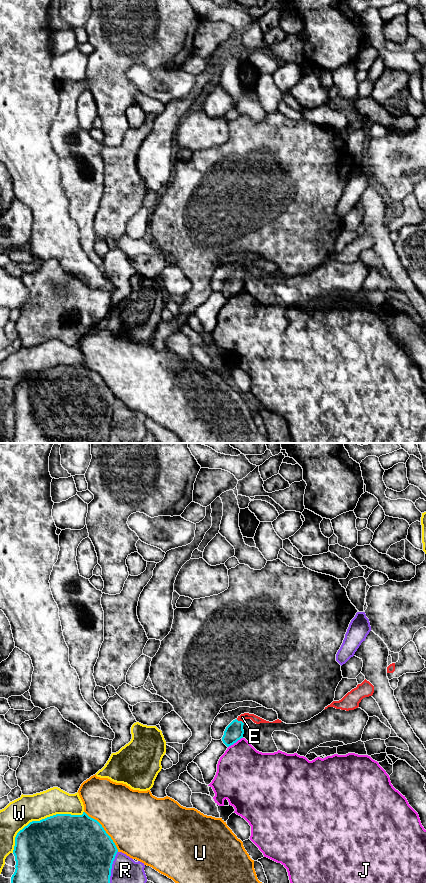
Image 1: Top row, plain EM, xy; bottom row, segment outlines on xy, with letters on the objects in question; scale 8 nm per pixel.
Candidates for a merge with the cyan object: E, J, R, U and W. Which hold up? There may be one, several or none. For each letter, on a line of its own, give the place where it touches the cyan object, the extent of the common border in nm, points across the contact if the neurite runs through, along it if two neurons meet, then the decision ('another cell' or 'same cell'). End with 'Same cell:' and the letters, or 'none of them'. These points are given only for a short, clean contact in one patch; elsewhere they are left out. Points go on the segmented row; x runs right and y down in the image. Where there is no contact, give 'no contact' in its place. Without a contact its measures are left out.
E: contact xy (240, 721); length 70 nm; way xy (234, 731), (240, 721), (242, 717); same cell
J: contact xy (235, 742); length 150 nm; another cell
R: contact xy (111, 867); length 260 nm; another cell
U: contact xy (104, 830); length 420 nm; another cell
W: contact xy (42, 819); length 650 nm; another cell
Same cell: E

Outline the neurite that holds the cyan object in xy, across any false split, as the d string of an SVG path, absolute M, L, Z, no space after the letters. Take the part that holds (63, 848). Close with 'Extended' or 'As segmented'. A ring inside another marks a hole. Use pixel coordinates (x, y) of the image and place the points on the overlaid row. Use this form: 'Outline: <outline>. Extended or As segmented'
Outline: M56 814L32 821L15 837L15 872L11 883L110 883L118 849L102 825L82 815Z. As segmented

